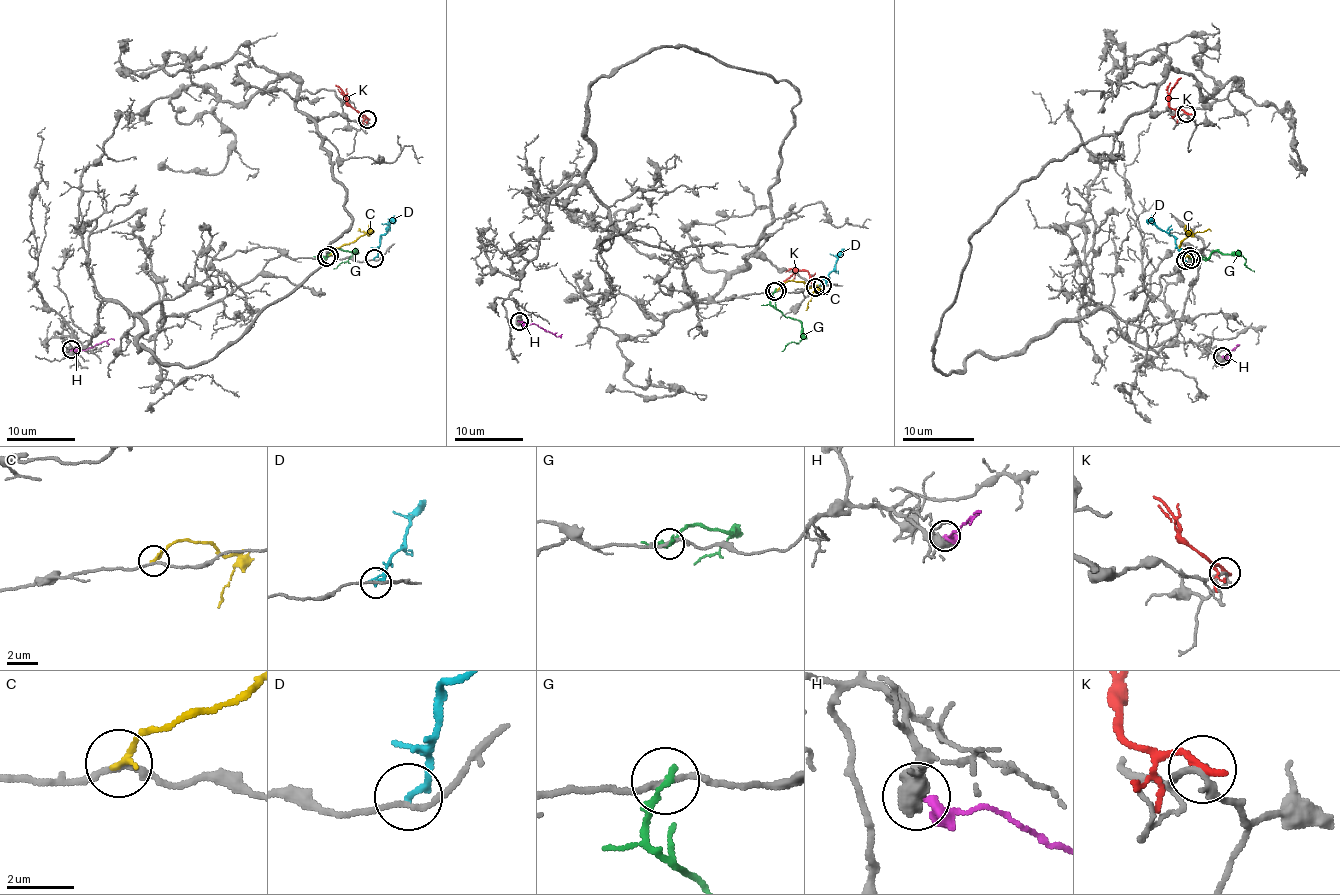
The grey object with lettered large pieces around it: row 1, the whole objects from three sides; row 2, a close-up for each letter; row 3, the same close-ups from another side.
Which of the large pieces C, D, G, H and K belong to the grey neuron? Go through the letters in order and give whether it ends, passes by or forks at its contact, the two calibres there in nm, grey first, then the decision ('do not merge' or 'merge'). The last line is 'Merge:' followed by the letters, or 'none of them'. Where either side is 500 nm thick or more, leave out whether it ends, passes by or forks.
C: it ends | 170/200 nm | merge
D: it ends | 150/200 nm | do not merge
G: it ends | 160/200 nm | do not merge
H: 500/300 nm | do not merge
K: it ends | 200/240 nm | do not merge
Merge: C

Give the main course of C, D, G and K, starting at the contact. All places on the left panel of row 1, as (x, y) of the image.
C: (329, 255), (367, 234), (358, 231)
D: (373, 258), (380, 245), (380, 236), (396, 219)
G: (325, 257), (322, 257), (327, 257), (334, 250), (353, 253), (334, 269)
K: (367, 118), (348, 103), (346, 94), (336, 84)

